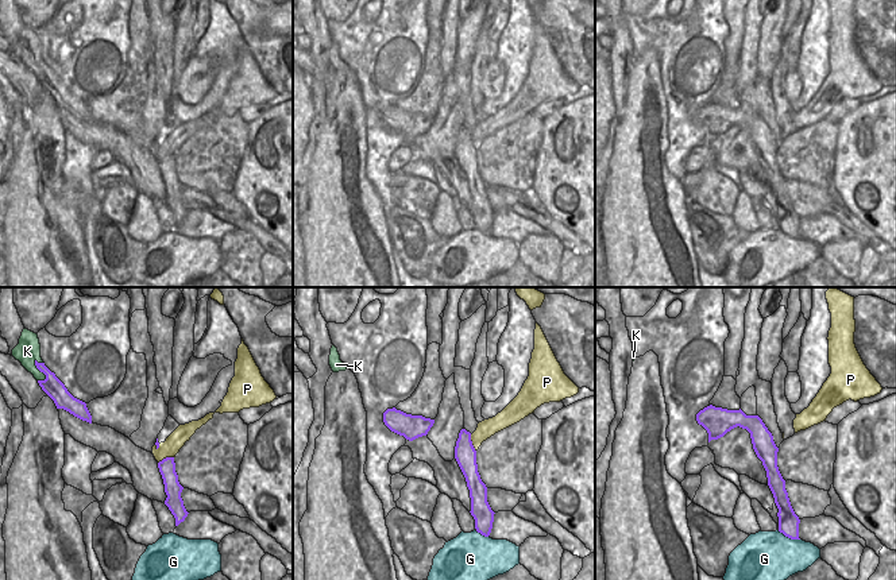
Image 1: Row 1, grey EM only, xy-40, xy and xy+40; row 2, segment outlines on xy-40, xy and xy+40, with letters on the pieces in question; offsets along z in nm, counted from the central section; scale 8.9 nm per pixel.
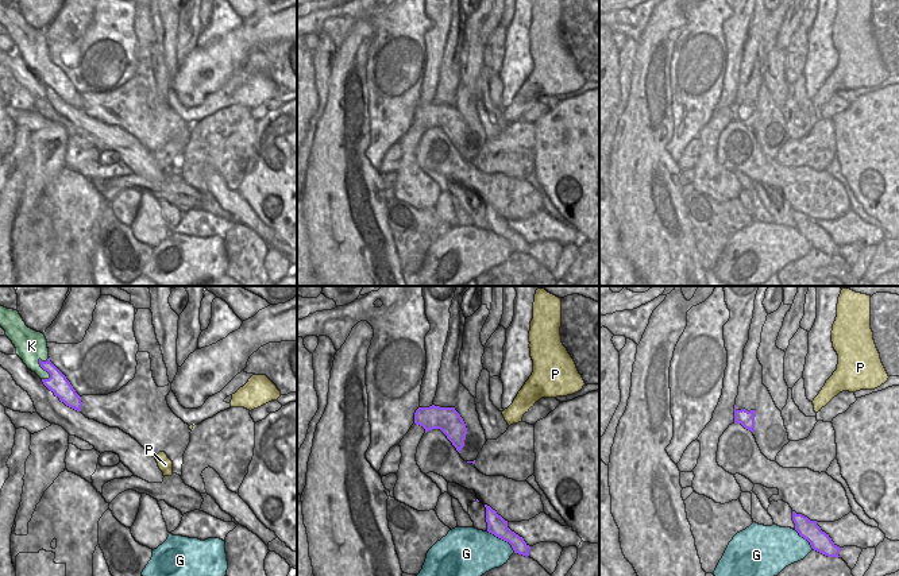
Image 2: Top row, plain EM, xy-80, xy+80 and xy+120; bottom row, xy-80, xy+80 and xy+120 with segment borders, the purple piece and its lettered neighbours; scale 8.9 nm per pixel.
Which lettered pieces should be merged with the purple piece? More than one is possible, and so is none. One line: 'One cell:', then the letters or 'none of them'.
One cell: none of them

